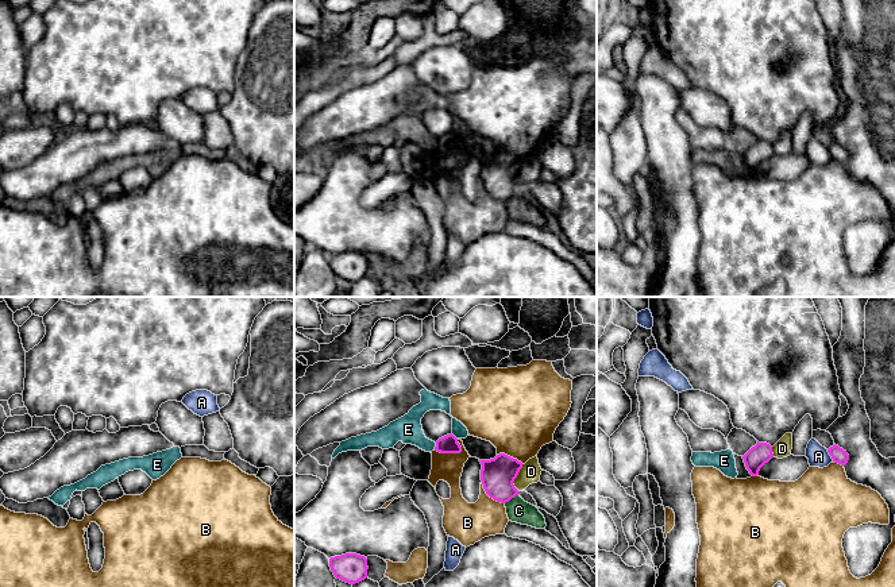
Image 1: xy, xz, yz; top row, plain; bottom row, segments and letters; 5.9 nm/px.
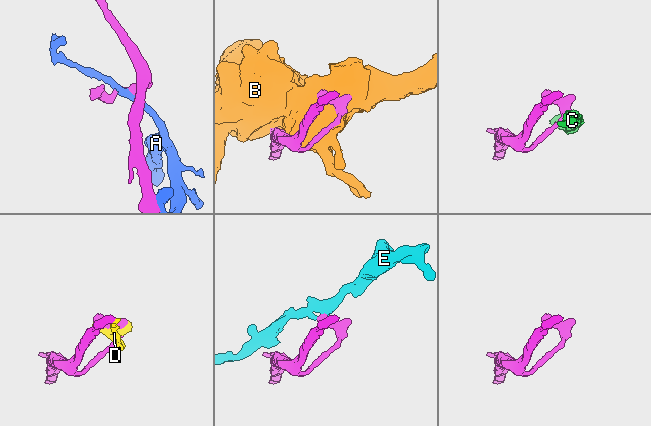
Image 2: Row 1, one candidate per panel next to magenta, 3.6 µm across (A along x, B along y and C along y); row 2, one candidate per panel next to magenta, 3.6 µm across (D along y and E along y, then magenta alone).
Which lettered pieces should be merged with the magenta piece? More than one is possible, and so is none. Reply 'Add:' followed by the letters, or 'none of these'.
Add: none of these

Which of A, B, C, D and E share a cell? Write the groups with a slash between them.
A / B / C / D / E

